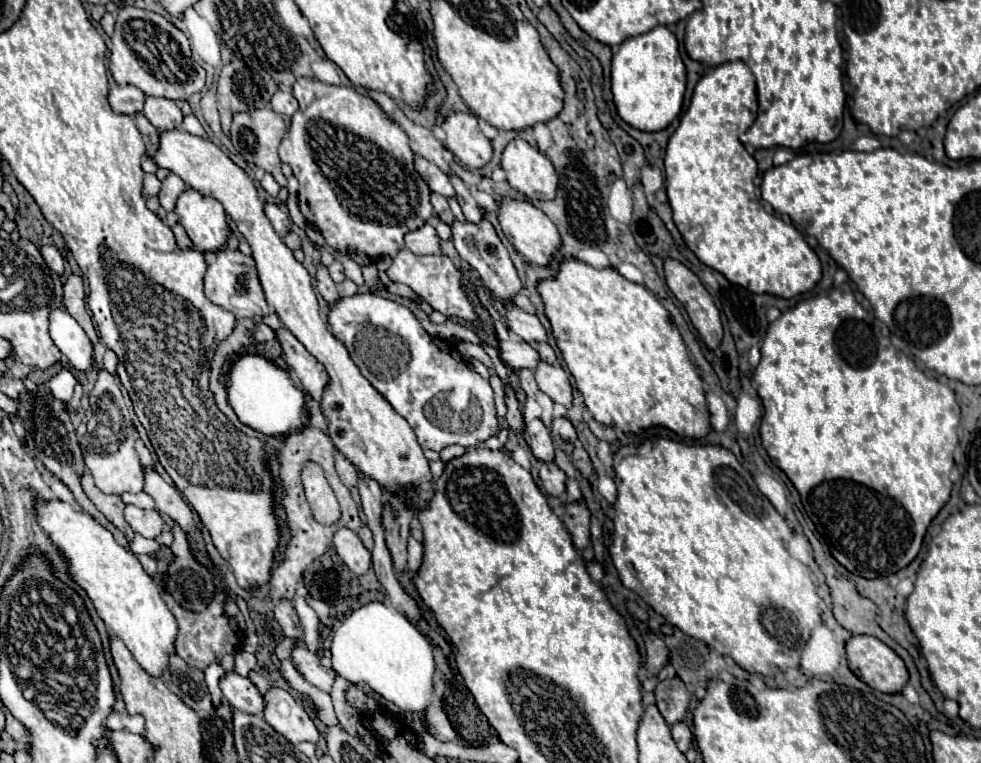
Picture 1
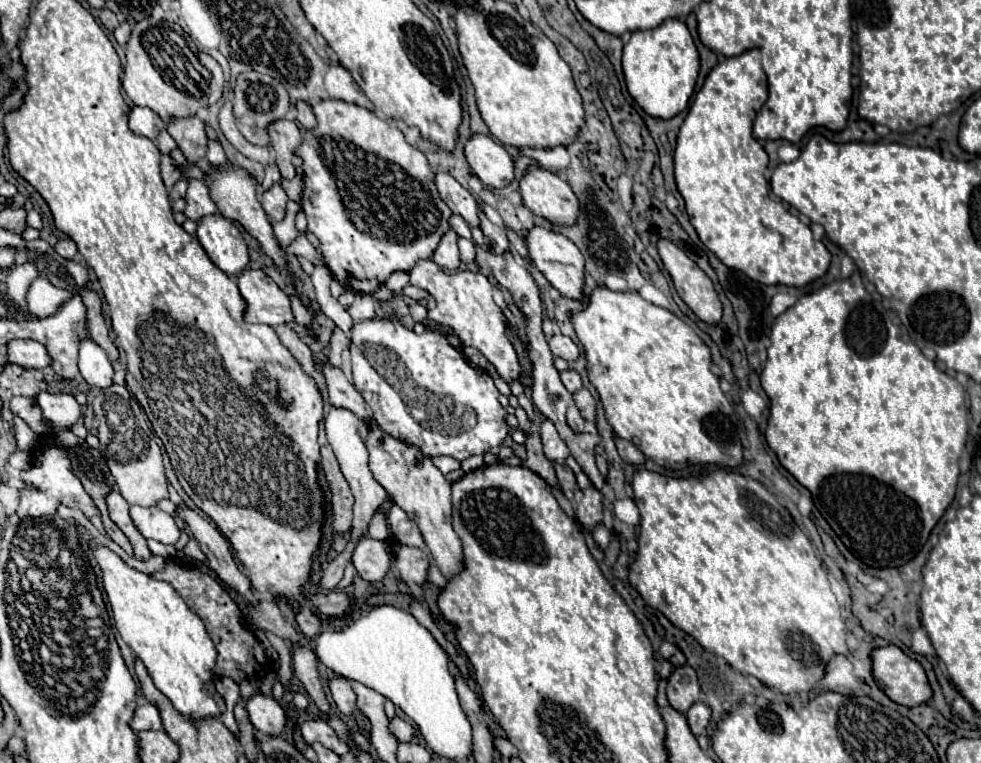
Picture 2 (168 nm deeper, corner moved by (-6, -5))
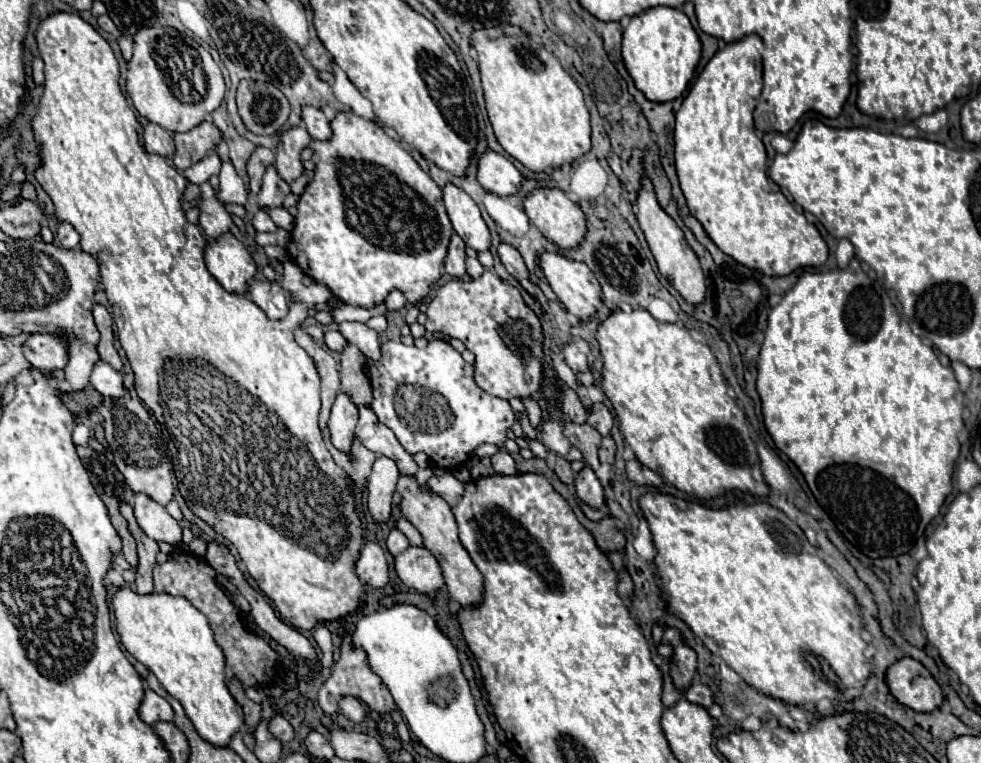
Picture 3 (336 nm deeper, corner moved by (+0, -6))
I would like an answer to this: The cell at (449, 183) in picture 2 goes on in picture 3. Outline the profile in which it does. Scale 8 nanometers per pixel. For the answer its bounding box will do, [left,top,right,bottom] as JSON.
[443,183,491,251]

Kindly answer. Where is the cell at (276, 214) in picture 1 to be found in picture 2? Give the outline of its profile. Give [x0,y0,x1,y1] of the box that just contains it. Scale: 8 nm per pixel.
[261,184,287,222]

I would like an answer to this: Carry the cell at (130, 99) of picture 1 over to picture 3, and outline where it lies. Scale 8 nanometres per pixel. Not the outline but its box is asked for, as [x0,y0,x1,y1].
[143,123,175,157]

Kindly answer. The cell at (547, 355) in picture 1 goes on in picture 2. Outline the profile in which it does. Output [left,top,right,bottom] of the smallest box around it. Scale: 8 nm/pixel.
[559,368,581,392]

